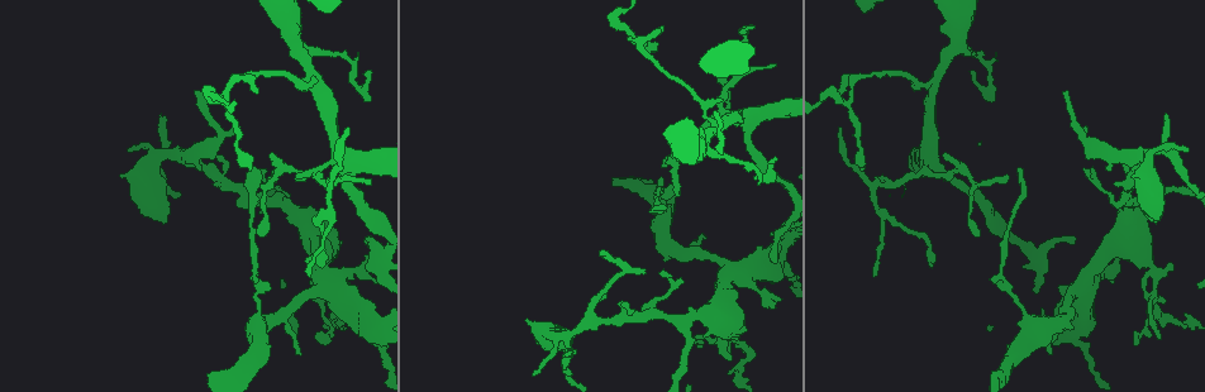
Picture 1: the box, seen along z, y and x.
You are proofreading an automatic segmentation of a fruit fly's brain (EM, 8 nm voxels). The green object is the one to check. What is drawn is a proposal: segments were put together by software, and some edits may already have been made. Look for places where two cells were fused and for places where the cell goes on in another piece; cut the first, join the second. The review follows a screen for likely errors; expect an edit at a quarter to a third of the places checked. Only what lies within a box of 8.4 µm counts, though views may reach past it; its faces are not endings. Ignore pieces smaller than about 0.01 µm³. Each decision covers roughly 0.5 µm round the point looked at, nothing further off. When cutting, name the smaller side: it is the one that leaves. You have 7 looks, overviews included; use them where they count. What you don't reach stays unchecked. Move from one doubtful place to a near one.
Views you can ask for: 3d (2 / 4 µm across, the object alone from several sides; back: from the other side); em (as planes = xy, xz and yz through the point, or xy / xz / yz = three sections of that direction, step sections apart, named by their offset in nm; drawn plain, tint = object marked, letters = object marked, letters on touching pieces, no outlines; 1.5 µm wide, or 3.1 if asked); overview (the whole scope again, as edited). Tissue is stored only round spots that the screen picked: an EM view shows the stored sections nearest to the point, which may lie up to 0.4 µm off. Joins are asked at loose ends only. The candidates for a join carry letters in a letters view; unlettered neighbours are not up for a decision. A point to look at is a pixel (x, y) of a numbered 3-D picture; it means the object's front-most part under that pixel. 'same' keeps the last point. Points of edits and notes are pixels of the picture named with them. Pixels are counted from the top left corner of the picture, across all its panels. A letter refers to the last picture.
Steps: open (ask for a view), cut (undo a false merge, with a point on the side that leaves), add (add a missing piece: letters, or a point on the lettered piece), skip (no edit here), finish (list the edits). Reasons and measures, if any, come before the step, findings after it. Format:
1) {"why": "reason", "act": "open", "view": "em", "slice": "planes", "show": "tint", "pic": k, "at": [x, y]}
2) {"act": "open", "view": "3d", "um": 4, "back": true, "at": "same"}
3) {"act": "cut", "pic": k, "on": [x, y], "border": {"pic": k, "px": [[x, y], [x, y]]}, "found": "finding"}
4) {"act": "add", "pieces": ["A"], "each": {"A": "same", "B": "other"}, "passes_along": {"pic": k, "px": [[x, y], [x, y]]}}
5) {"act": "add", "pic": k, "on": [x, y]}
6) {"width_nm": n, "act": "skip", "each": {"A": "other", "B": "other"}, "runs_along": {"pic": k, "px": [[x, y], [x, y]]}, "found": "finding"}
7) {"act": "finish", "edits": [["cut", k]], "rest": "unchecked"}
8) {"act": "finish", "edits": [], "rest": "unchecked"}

{"why": "free end", "act": "open", "view": "em", "slice": "xz", "step": 4, "show": "letters", "pic": 1, "at": [1165, 113]}

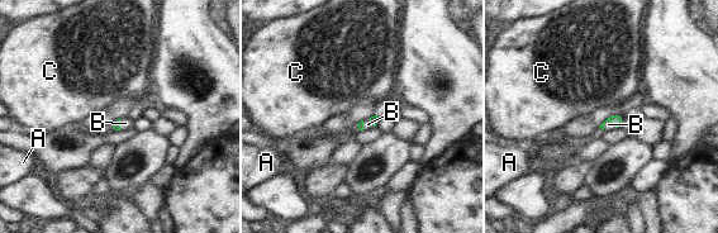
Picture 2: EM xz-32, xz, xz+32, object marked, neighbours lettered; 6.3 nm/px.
{"why": "another direction", "act": "open", "view": "em", "slice": "planes", "show": "letters", "at": "same"}

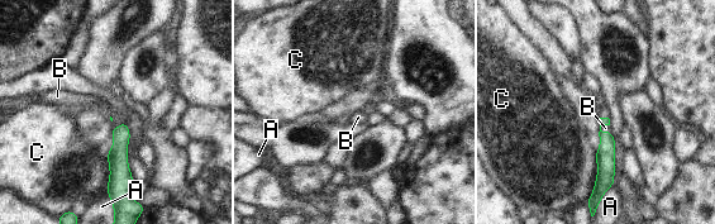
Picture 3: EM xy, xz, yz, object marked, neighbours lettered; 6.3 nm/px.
{"act": "add", "pieces": ["B"], "each": {"A": "other", "B": "same", "C": "other"}, "passes_along": {"pic": 3, "px": [[118, 156], [119, 125], [118, 118]]}, "found": "it goes on there"}

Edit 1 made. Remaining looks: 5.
{"act": "open", "view": "overview"}

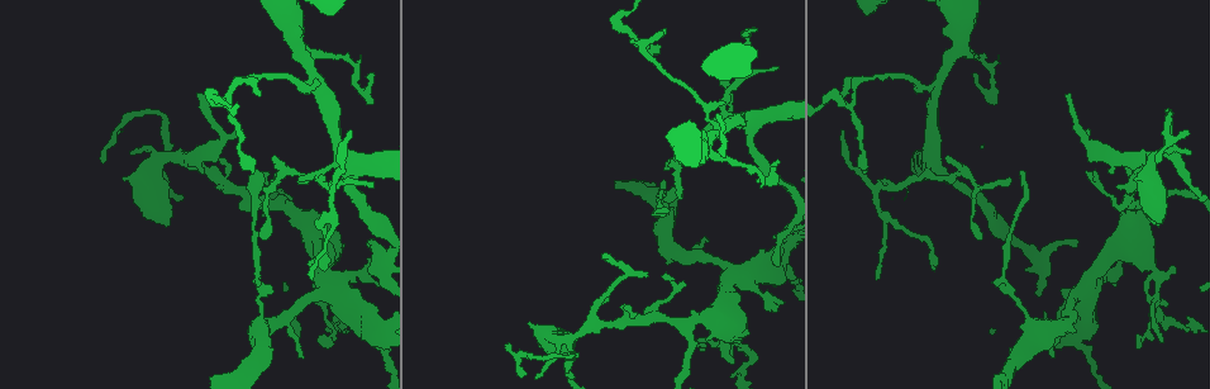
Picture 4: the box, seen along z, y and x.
{"why": "thick turns thin", "act": "open", "view": "em", "slice": "planes", "show": "tint", "pic": 4, "at": [1089, 284]}

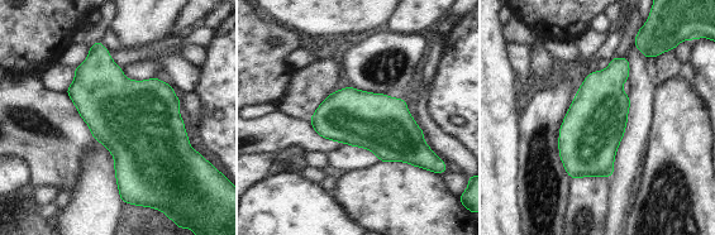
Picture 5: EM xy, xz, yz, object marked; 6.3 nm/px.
{"why": "see the neighbours", "act": "open", "view": "em", "slice": "planes", "show": "letters", "at": "same"}

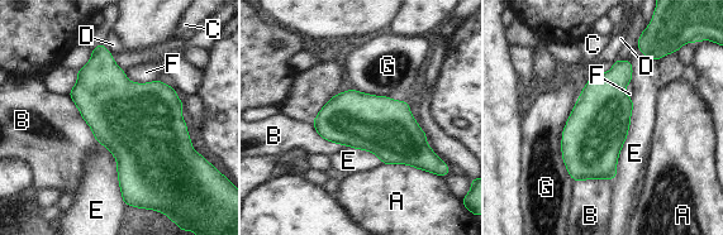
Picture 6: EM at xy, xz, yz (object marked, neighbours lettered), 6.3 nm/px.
{"act": "skip", "each": {"A": "other", "B": "other", "C": "other", "D": "other", "E": "other", "F": "other", "G": "other"}, "border": {"pic": 6, "px": [[632, 99], [629, 129], [614, 181]]}, "found": "continuous, no second cell"}

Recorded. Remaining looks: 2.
{"act": "finish", "edits": [["add", 3]], "rest": "unchecked"}

